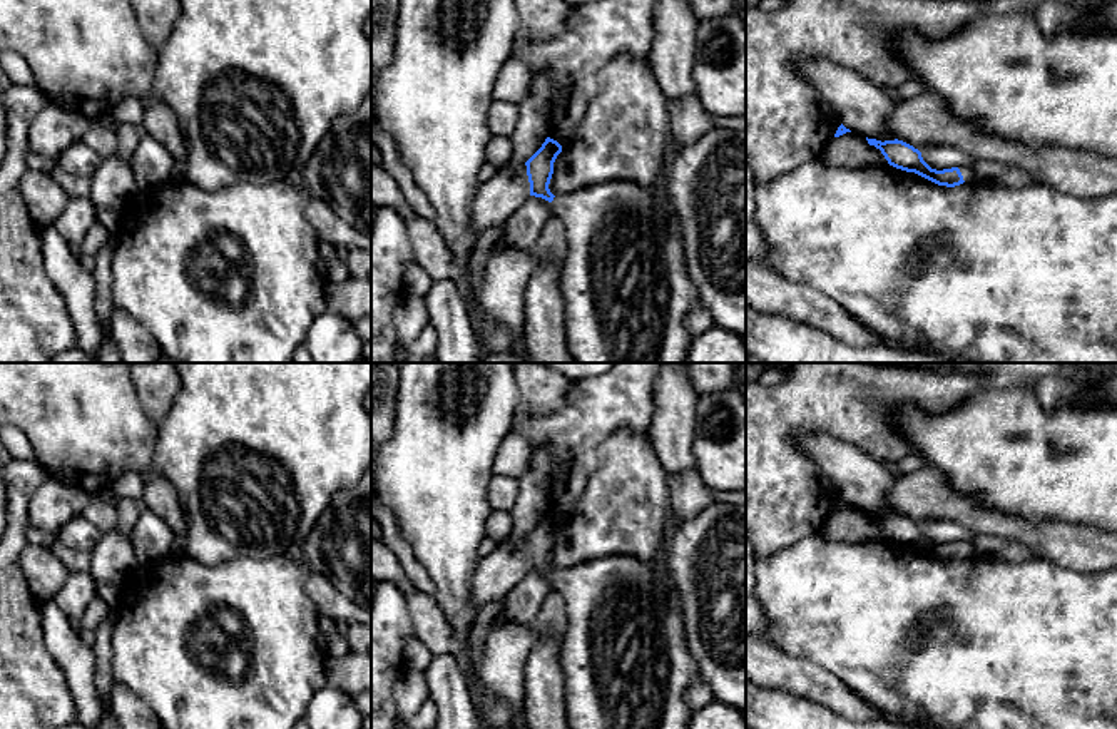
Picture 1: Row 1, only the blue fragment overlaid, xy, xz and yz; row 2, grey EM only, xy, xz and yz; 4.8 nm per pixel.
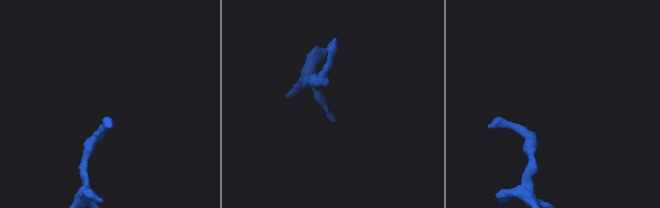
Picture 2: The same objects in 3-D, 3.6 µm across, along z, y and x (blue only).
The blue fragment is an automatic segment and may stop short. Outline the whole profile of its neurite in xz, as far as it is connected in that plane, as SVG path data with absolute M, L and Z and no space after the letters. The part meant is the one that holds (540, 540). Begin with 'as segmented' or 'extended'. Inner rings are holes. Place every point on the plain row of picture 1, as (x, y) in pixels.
extended | M547 512L525 537L530 570L550 577L552 589L565 599L567 632L558 650L565 675L564 694L570 729L687 729L694 711L686 694L699 679L699 667L689 652L682 602L664 555L640 560L634 555L589 558L569 568L553 570L548 563L553 537L562 520Z

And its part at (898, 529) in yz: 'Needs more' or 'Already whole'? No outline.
Needs more

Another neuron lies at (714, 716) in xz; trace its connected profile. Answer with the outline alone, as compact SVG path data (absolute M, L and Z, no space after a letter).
M712 701L694 711L687 729L746 729L746 716L731 704Z

